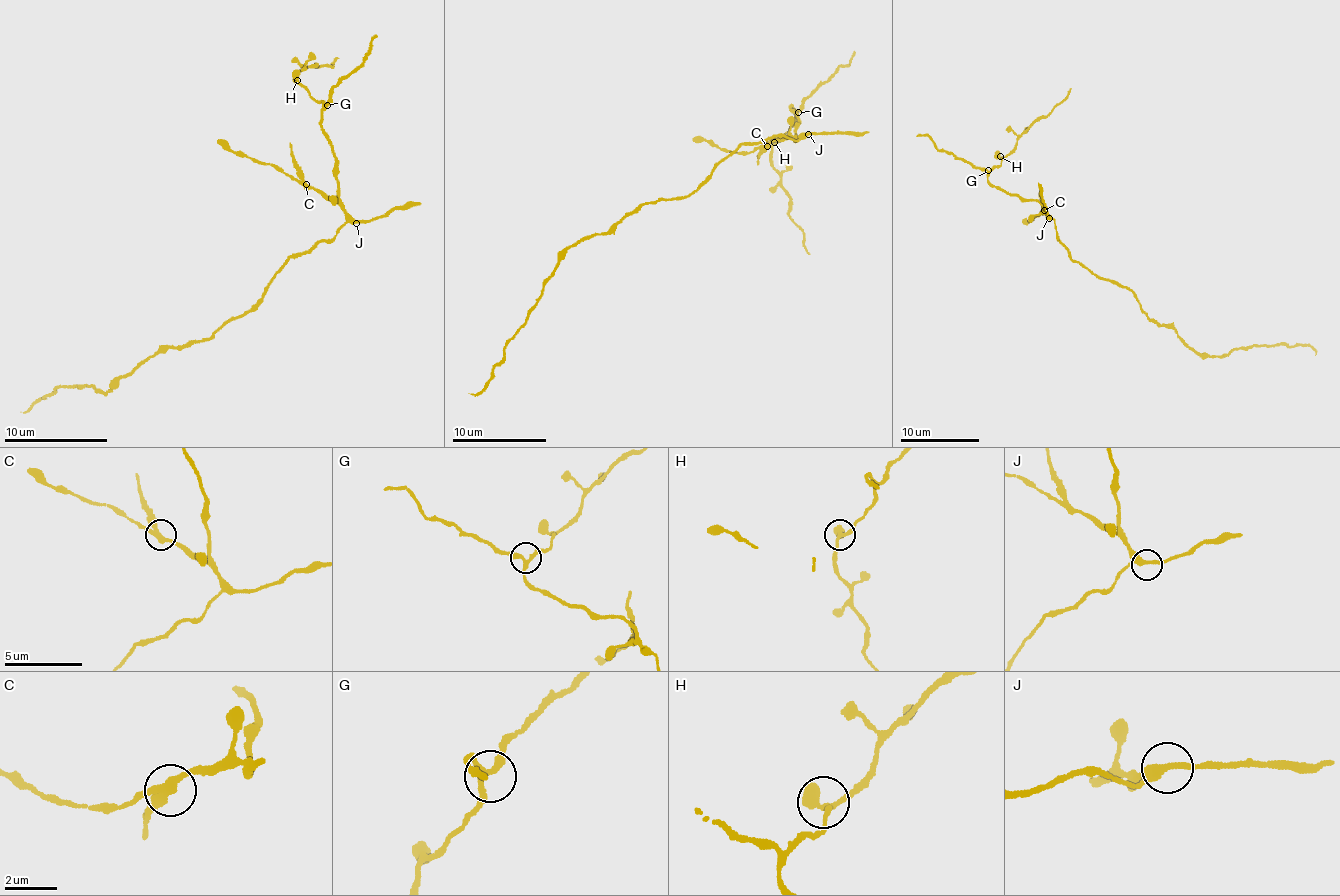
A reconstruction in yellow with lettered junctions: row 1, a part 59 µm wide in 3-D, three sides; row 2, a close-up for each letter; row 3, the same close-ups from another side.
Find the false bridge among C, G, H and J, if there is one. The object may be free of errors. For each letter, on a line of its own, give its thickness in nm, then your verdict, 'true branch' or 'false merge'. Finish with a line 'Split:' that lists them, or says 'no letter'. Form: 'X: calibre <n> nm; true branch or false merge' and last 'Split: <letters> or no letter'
C: calibre 260 nm; false merge
G: calibre 240 nm; true branch
H: calibre 240 nm; true branch
J: calibre 280 nm; true branch
Split: C

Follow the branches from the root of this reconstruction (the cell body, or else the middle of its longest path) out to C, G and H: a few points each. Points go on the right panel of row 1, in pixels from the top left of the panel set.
C: (1092, 273), (1070, 256), (1066, 247), (1057, 239), (1054, 221), (1041, 212), (1043, 210)
G: (1092, 273), (1074, 261), (1057, 239), (1056, 226), (1044, 207), (994, 187), (987, 179), (988, 170)
H: (1092, 273), (1057, 239), (1044, 207), (1005, 193), (987, 179), (1001, 164), (1000, 156)

